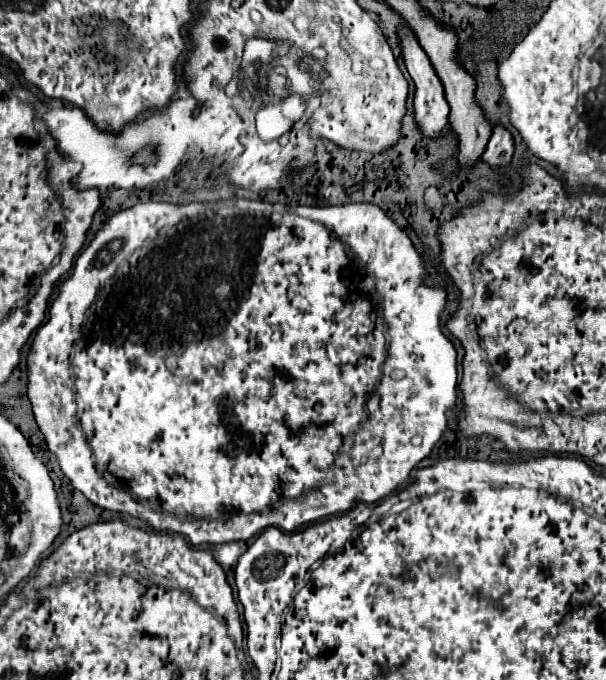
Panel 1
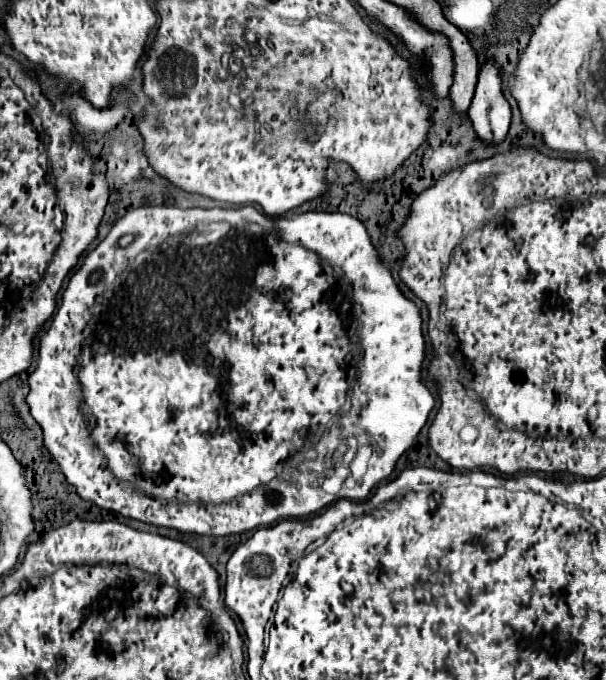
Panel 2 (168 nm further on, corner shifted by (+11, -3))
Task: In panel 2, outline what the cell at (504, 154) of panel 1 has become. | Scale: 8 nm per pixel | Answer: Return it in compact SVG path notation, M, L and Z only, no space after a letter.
M485 67L479 73L475 97L469 107L469 119L481 141L487 145L499 145L507 137L511 107L501 91L501 79L497 67Z

